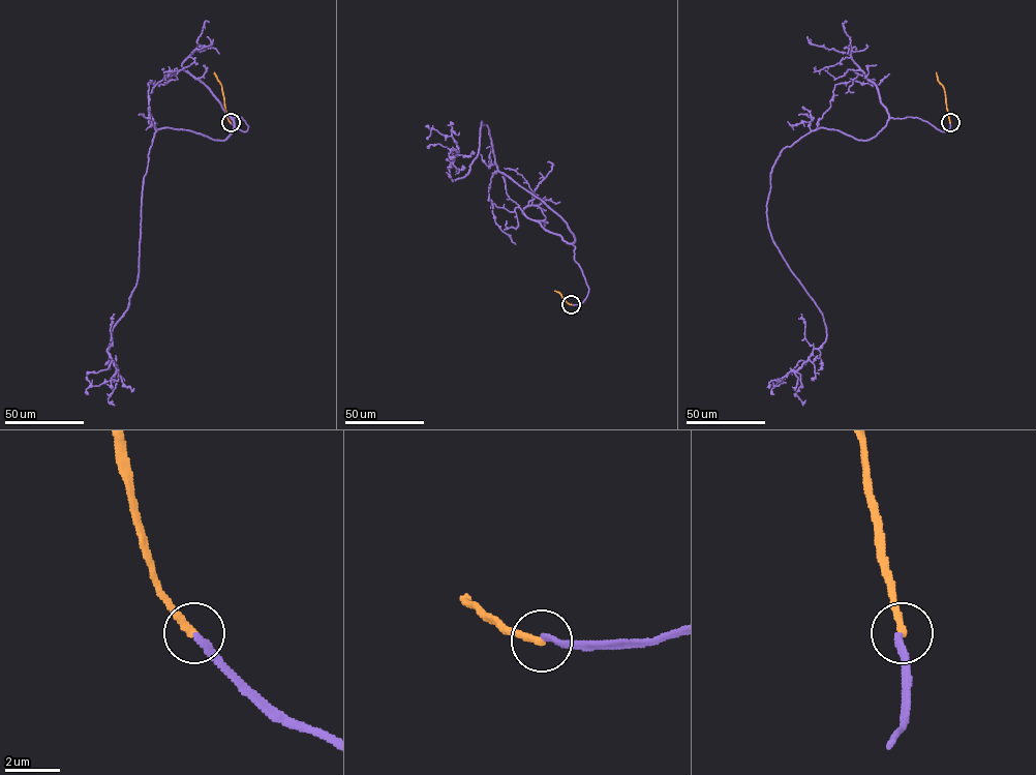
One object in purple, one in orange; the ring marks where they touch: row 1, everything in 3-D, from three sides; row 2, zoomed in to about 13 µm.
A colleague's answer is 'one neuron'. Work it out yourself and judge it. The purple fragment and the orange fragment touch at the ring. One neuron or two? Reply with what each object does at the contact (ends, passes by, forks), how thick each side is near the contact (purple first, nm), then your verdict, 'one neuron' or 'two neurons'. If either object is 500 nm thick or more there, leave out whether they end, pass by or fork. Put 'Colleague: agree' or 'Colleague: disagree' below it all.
purple ends there; orange ends there; 220 nm thick on the purple side, 280 nm on the other; two neurons
Colleague: disagree

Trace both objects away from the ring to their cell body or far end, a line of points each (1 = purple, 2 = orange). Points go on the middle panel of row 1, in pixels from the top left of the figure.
1: (571, 304), (588, 292), (574, 234), (497, 170), (486, 125), (452, 181), (456, 143), (427, 139)
2: (571, 304), (554, 291)

